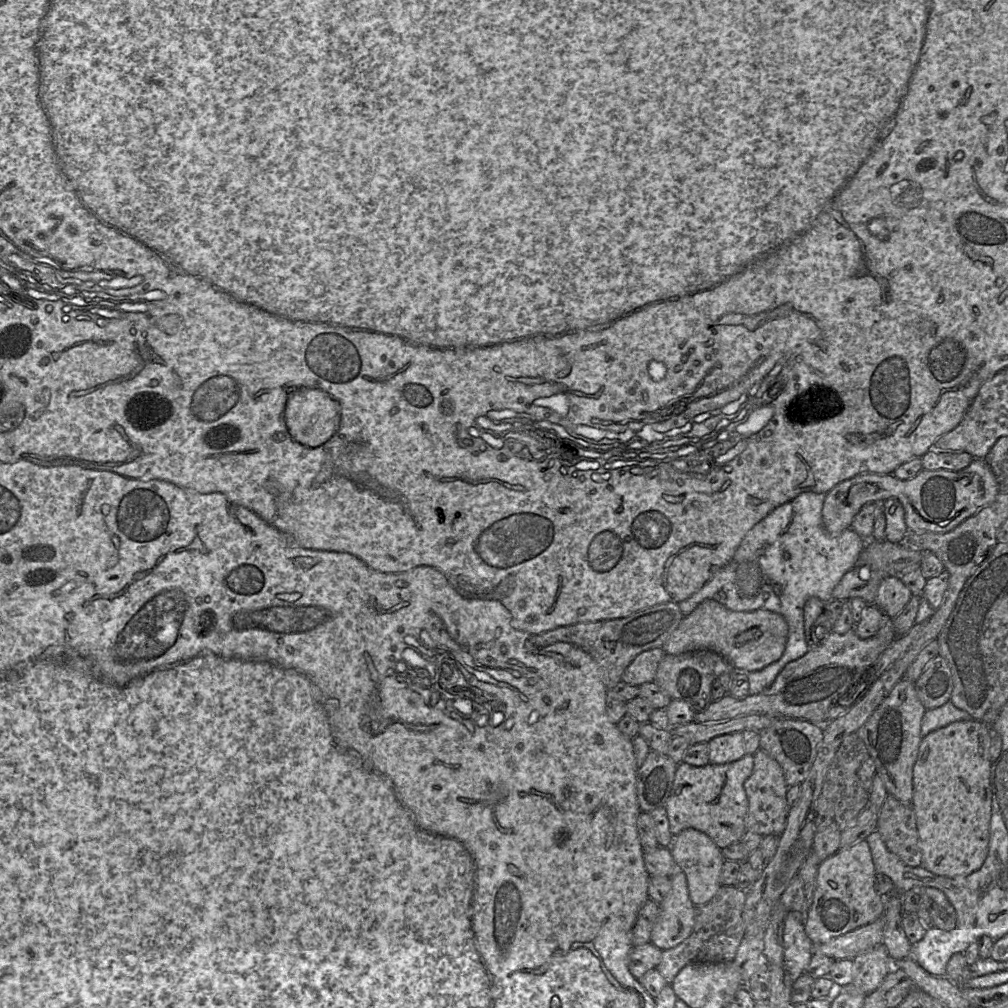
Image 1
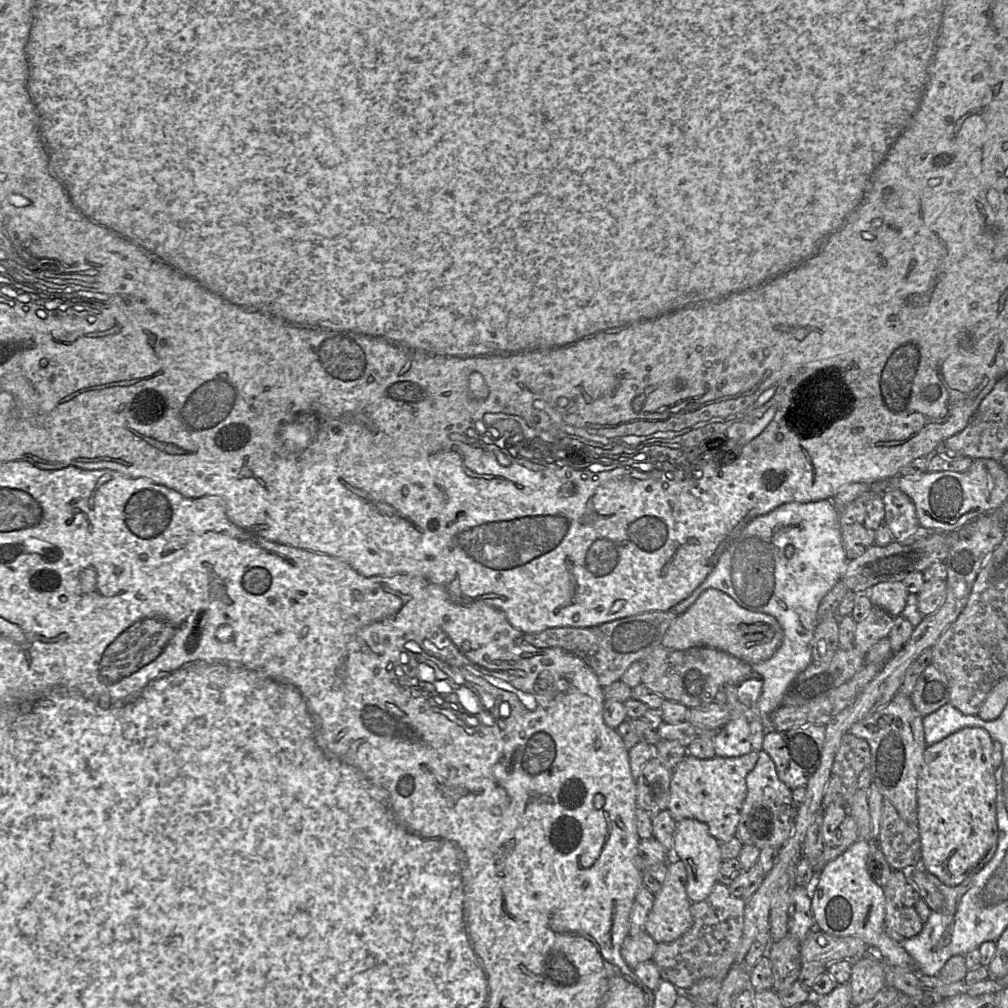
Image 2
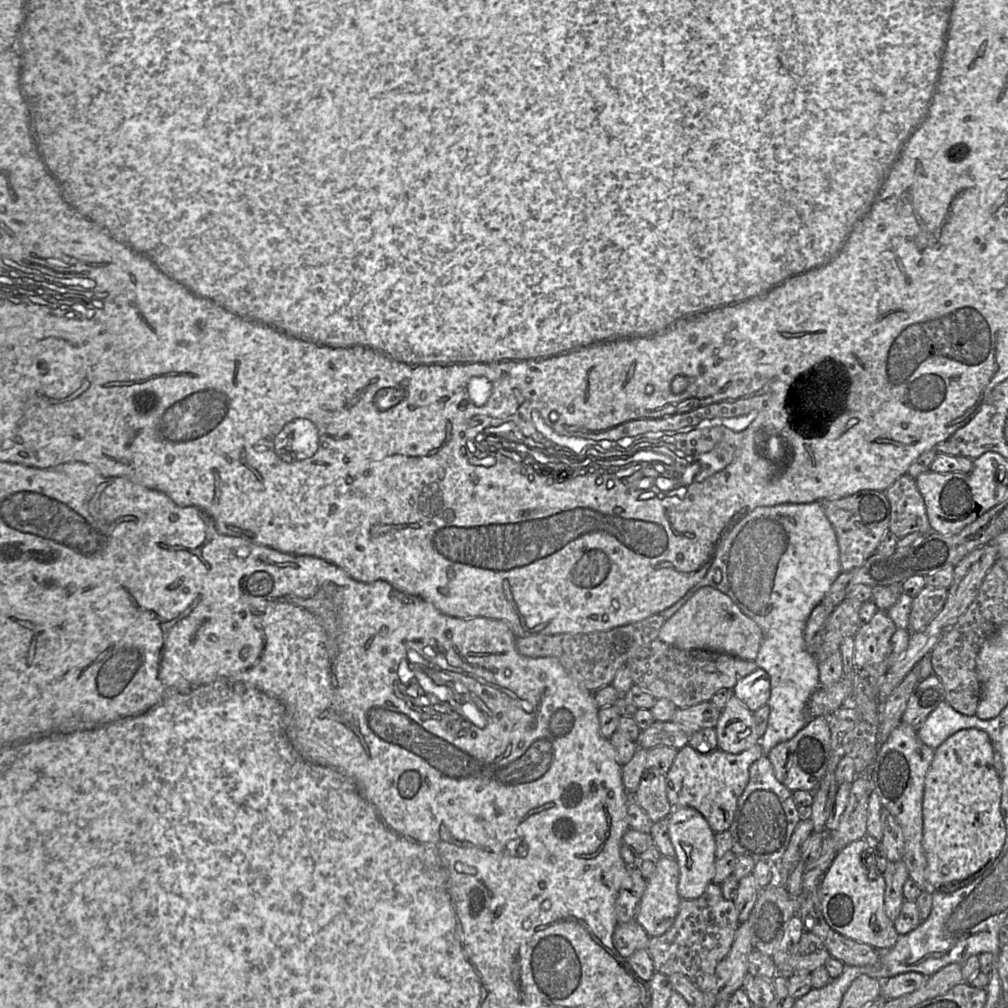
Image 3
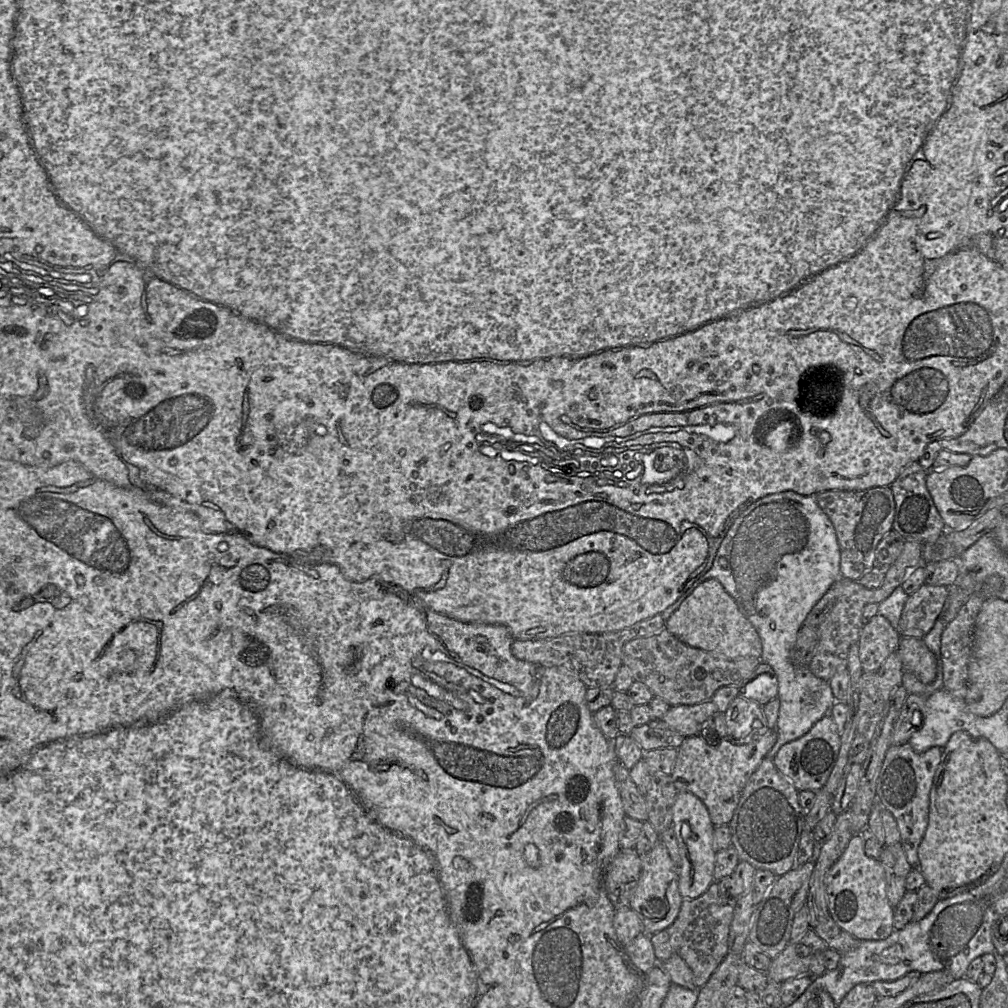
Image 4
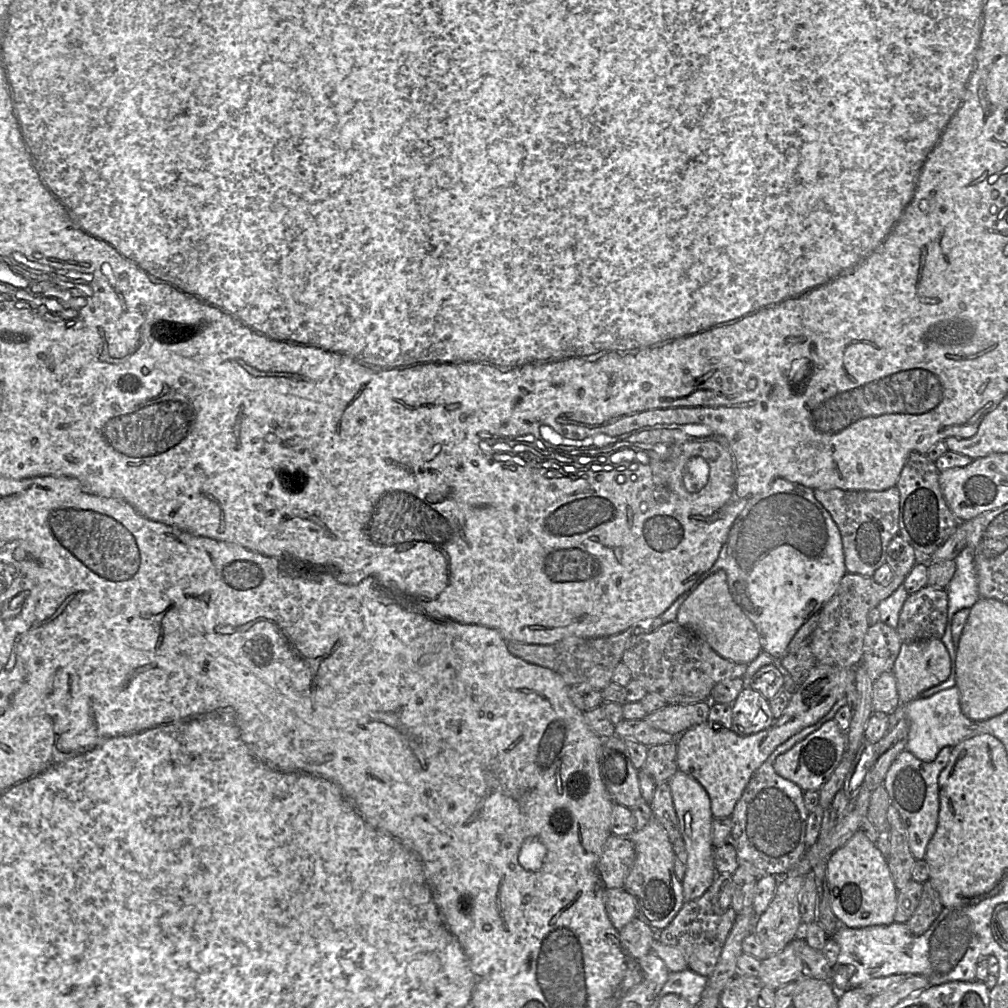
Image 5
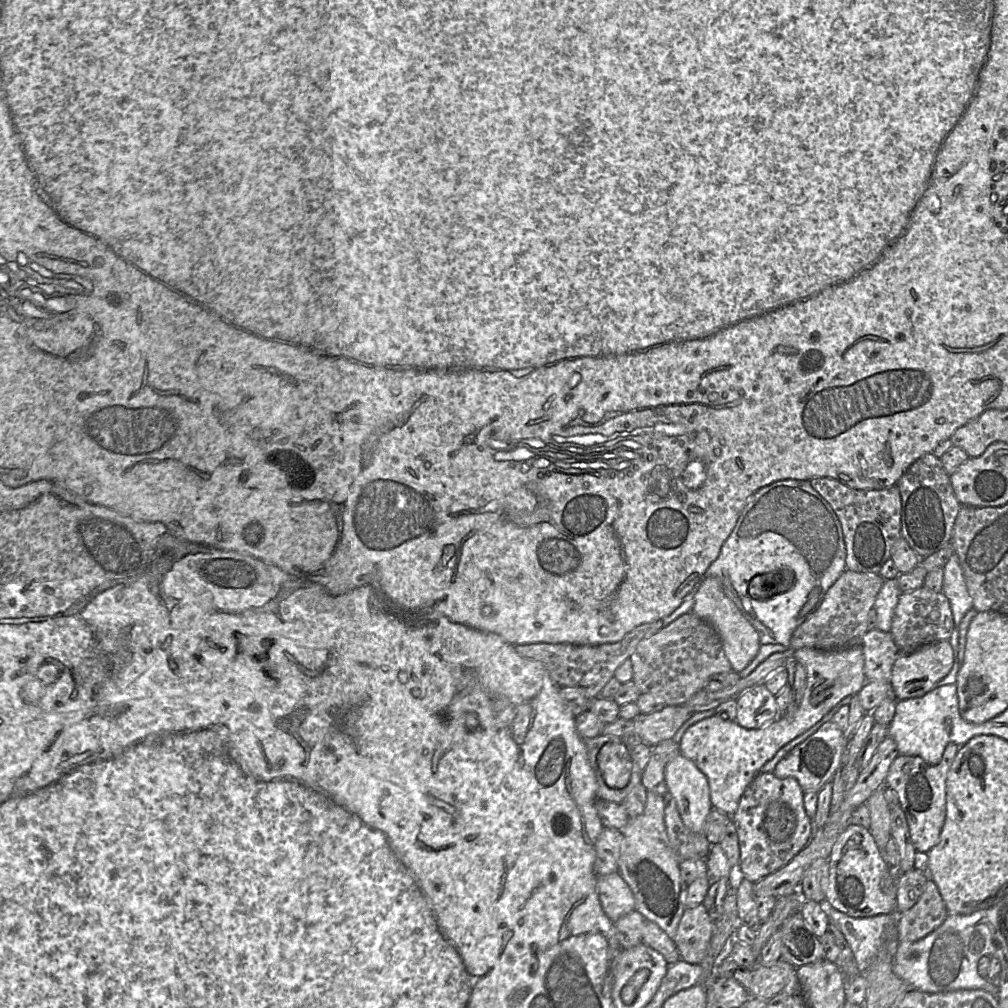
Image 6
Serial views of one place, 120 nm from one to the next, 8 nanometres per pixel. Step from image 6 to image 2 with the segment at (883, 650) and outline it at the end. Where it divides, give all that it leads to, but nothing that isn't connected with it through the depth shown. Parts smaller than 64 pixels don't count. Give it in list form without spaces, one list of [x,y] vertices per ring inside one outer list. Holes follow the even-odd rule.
[[[873,606],[868,615],[856,625],[855,648],[867,654],[874,644],[889,636],[894,618],[885,610]]]

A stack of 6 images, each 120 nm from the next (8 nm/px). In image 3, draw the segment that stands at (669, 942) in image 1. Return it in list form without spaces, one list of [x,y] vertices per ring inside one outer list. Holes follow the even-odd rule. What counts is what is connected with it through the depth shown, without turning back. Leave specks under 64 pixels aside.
[[[661,856],[636,910],[635,920],[650,937],[664,934],[673,924],[682,898],[678,893],[679,866],[675,858]]]

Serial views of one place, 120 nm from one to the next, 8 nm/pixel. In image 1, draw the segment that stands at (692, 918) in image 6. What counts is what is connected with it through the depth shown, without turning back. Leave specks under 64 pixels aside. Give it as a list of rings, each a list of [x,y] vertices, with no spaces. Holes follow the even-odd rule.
[[[722,885],[714,897],[704,905],[695,908],[695,926],[690,936],[679,945],[662,951],[662,958],[656,969],[671,985],[679,971],[694,962],[733,961],[745,936],[743,908],[746,892],[735,886]]]

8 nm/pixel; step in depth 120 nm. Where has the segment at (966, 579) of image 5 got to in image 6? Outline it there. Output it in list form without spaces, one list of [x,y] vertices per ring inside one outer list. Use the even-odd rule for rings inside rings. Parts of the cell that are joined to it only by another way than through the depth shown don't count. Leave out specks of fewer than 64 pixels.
[[[956,553],[944,567],[943,594],[949,600],[954,626],[959,628],[963,617],[973,608],[973,599],[968,592],[960,560]]]

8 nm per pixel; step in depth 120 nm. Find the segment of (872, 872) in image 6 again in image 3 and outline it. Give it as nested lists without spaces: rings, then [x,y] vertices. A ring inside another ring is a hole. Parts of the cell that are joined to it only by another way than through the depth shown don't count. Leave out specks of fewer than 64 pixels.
[[[863,838],[851,842],[836,855],[819,884],[819,901],[823,916],[834,931],[875,949],[887,949],[896,944],[899,934],[885,912],[884,876],[869,873],[862,863],[866,849],[868,843]]]

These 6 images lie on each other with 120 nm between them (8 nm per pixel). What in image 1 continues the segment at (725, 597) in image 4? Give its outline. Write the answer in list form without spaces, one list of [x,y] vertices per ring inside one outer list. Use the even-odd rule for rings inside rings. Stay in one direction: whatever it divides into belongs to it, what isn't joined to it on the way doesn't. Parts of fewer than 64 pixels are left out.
[[[708,599],[683,617],[661,648],[671,655],[710,650],[724,657],[735,670],[749,673],[762,670],[781,658],[787,644],[788,632],[786,620],[778,613],[769,610],[736,612]]]

